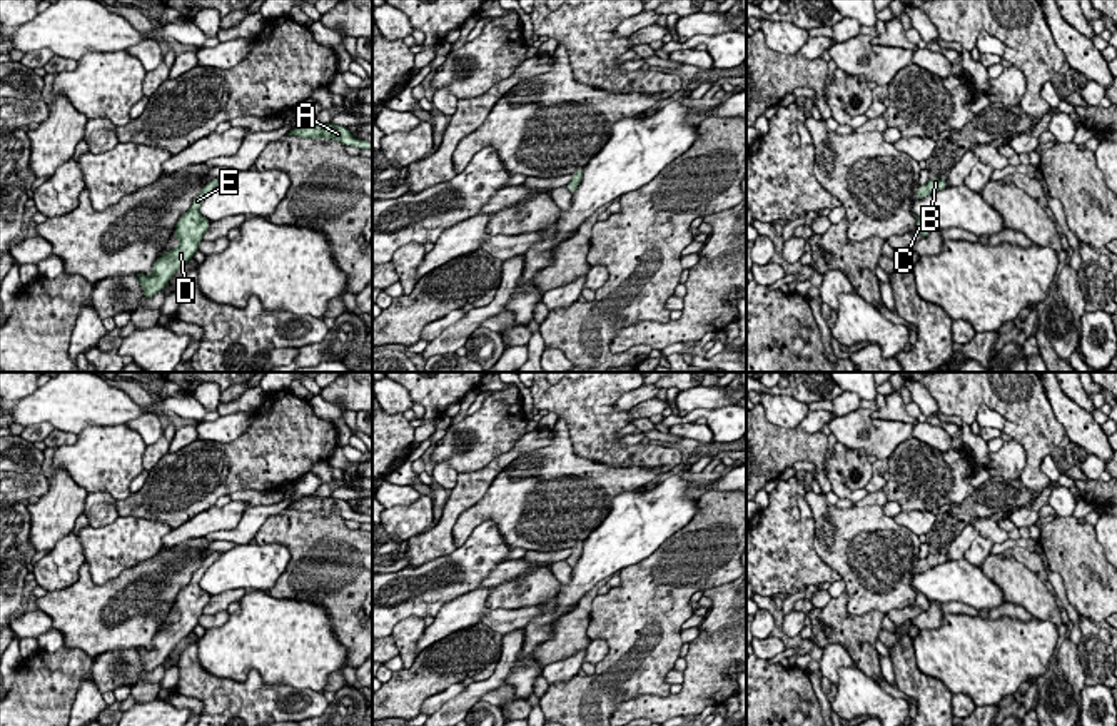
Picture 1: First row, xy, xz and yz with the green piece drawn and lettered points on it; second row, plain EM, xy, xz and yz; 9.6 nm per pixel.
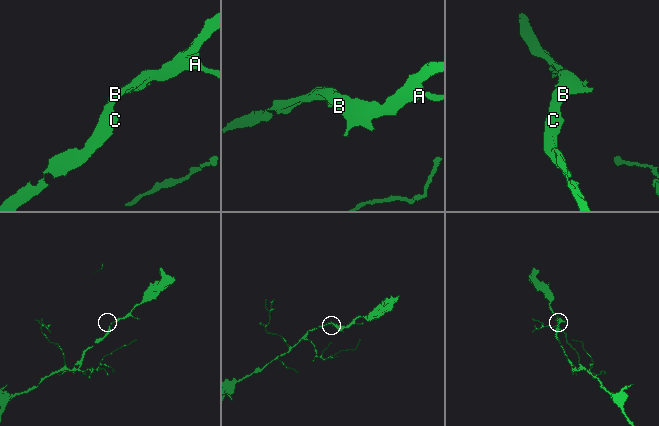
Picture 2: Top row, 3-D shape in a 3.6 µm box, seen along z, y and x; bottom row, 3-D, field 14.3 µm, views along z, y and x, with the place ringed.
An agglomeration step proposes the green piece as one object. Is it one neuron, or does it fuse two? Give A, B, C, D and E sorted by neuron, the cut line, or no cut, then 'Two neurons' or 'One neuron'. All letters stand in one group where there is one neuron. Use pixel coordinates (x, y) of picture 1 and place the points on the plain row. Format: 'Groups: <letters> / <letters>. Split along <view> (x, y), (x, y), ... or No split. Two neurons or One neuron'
Groups: A B C D E. No split. One neuron

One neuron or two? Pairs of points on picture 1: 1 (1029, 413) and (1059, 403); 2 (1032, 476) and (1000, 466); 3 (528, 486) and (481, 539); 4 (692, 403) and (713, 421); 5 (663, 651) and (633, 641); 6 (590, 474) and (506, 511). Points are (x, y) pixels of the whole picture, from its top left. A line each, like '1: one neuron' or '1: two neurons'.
1: two neurons
2: two neurons
3: two neurons
4: two neurons
5: one neuron
6: one neuron

